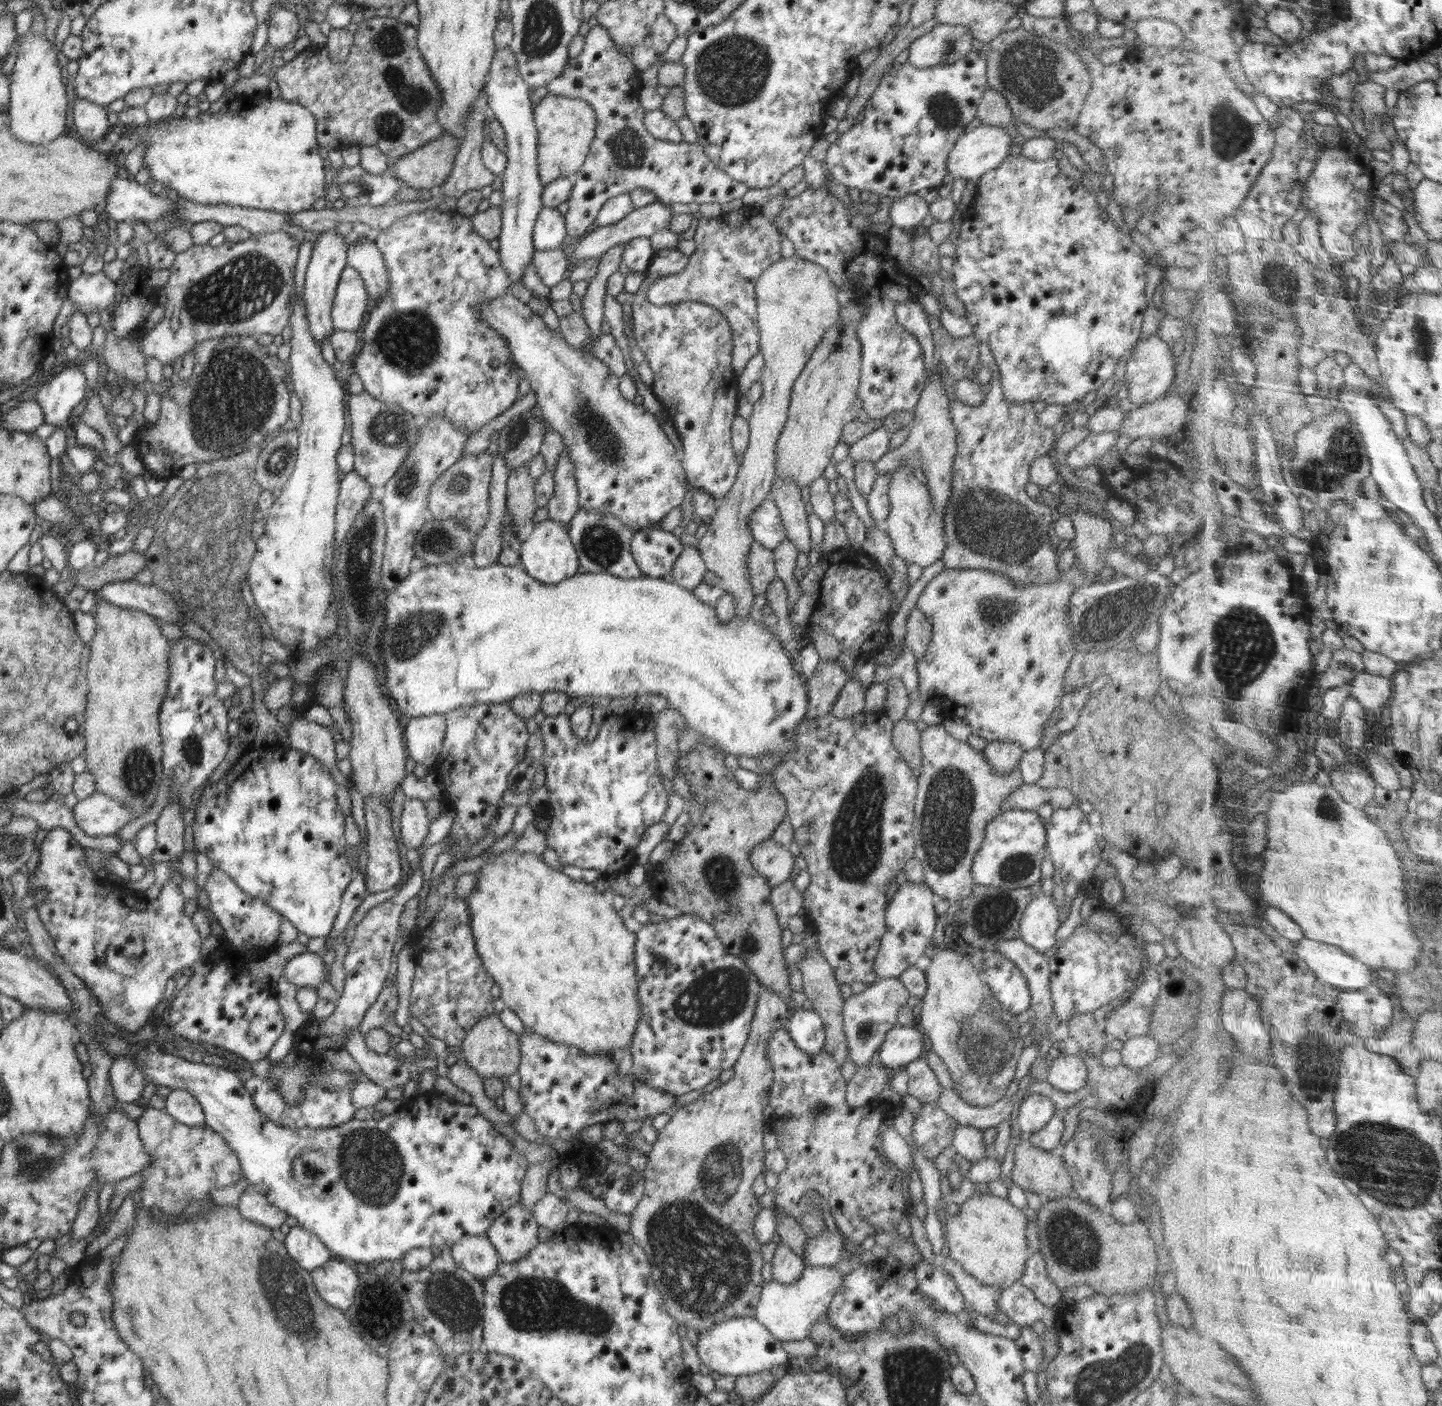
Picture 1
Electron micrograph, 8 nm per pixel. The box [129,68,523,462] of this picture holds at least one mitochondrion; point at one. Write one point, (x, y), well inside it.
(236, 391)

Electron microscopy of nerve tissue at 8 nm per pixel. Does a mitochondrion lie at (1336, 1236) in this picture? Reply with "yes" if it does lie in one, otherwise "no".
no

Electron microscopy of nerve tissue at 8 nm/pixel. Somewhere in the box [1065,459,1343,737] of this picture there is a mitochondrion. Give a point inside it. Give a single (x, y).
(1244, 643)

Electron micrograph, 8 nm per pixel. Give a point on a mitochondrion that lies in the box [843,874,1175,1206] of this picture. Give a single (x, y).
(982, 1047)

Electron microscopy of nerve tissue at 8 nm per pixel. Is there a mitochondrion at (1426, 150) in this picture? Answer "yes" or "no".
no

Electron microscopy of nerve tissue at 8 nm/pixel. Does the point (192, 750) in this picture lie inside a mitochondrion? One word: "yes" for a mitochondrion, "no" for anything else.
yes

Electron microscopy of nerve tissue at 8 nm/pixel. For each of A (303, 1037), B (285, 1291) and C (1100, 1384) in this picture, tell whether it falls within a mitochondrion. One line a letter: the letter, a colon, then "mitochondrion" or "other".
A: other
B: mitochondrion
C: mitochondrion

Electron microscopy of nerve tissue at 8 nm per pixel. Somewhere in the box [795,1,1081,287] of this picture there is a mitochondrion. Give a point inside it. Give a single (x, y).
(1033, 74)

